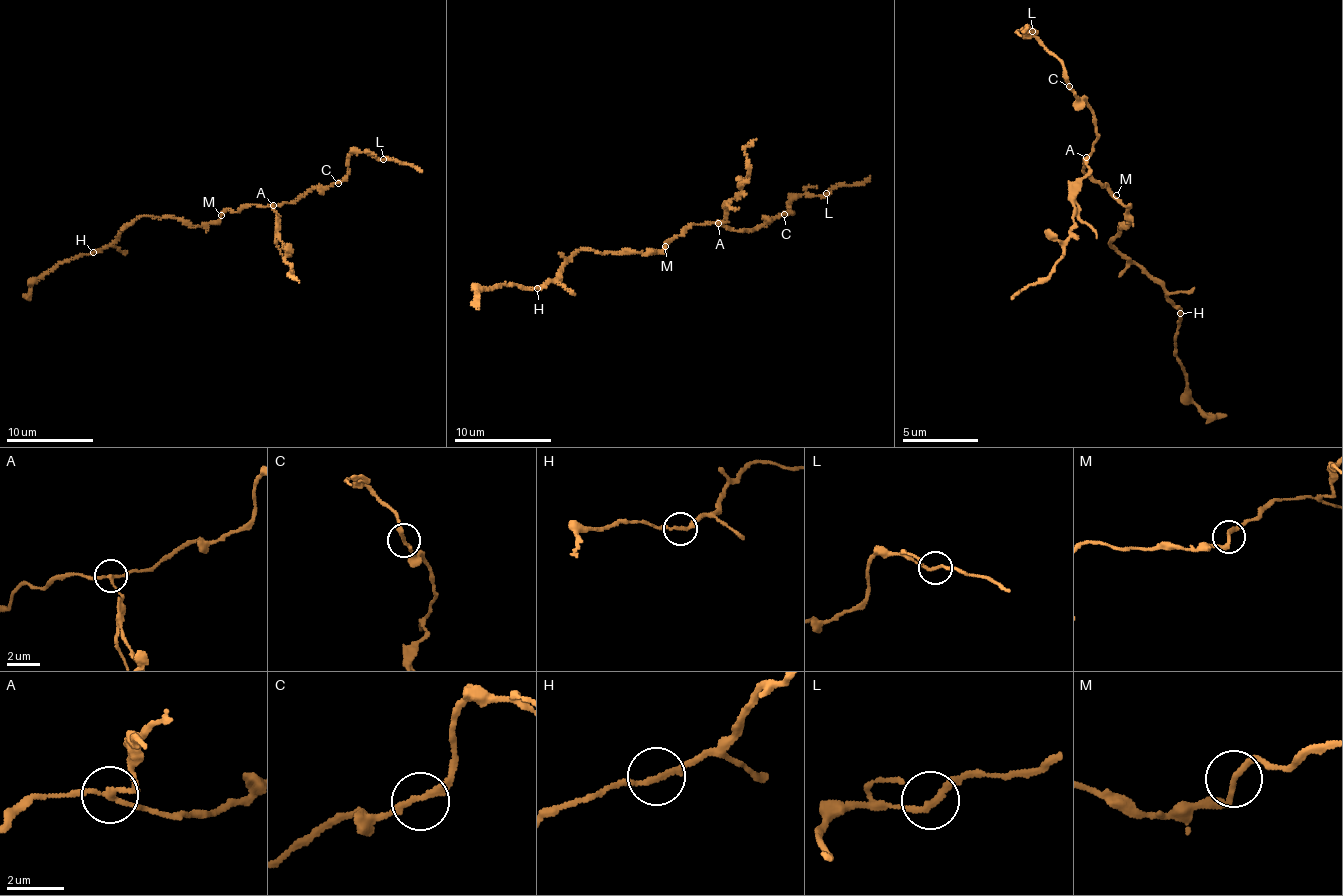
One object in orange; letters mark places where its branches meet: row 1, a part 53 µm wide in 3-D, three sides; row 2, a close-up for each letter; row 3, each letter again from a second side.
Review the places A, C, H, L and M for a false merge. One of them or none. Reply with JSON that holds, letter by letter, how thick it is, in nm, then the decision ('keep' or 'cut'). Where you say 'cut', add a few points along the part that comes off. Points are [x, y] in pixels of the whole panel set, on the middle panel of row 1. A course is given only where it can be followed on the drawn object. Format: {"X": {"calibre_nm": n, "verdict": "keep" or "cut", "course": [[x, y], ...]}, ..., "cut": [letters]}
{"A": {"calibre_nm": 160, "verdict": "cut", "course": [[717, 223], [726, 219], [729, 202], [741, 189], [741, 183], [747, 175], [745, 148], [756, 139]]}, "C": {"calibre_nm": 200, "verdict": "keep"}, "H": {"calibre_nm": 190, "verdict": "keep"}, "L": {"calibre_nm": 200, "verdict": "keep"}, "M": {"calibre_nm": 200, "verdict": "keep"}, "cut": ["A"]}

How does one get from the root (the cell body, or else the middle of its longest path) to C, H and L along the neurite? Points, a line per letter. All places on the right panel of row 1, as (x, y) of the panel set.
C: (1113, 198), (1104, 185), (1101, 187), (1083, 170), (1099, 136), (1096, 131), (1098, 120), (1089, 104), (1069, 86)
H: (1113, 198), (1120, 198), (1130, 221), (1126, 229), (1119, 224), (1110, 244), (1146, 267), (1168, 303), (1180, 313)
L: (1113, 198), (1083, 170), (1099, 136), (1098, 120), (1089, 104), (1075, 94), (1060, 63), (1026, 32), (1032, 31)

